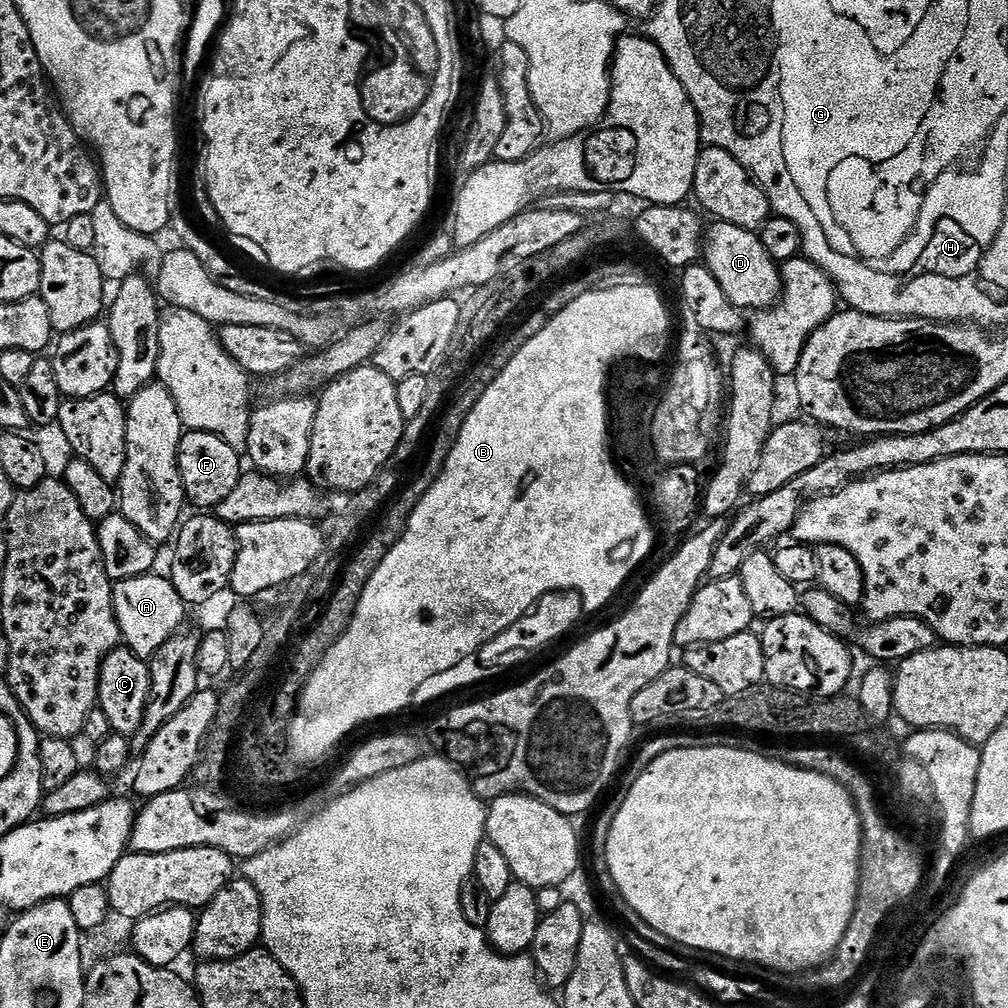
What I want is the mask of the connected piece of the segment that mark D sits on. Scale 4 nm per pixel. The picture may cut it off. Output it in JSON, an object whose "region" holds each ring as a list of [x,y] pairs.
{"region":[[[721,220],[709,223],[704,238],[702,263],[710,270],[710,274],[714,274],[718,286],[722,286],[726,298],[730,298],[735,308],[772,308],[783,293],[780,264],[774,258],[770,258],[770,253],[767,252],[766,246],[762,246],[759,235],[750,230],[742,230],[742,226],[734,226]]]}

